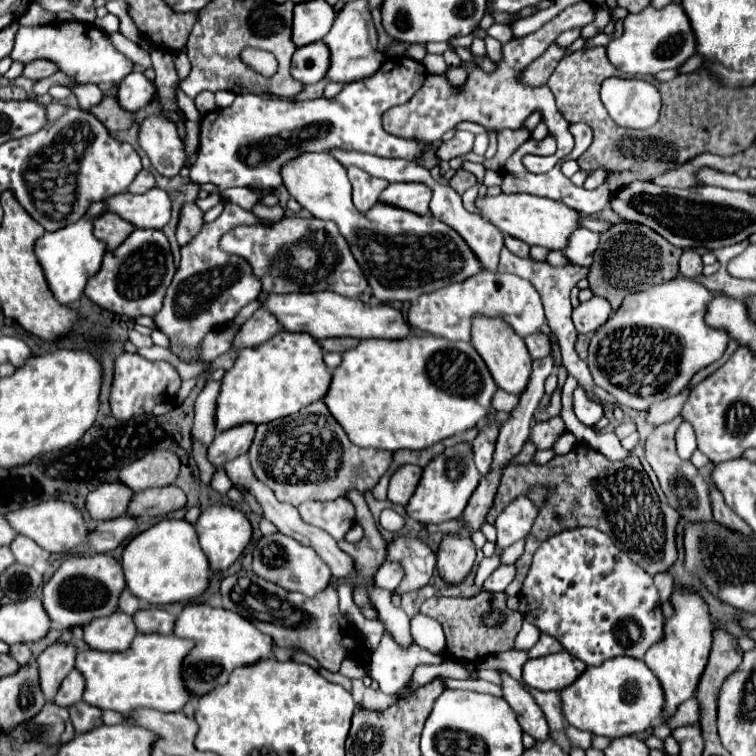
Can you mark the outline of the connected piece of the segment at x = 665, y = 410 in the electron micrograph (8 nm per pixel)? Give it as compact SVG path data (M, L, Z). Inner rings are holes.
M686 387L684 391L680 391L678 395L674 397L668 397L660 403L654 403L650 409L648 409L648 423L652 425L662 425L670 419L674 419L676 415L680 415L684 403L688 401L688 395L690 395L690 387Z

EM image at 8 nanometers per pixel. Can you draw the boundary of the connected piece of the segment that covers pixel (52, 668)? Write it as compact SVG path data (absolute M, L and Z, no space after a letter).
M56 641L48 645L38 655L38 671L40 671L40 685L44 691L46 701L52 701L62 679L74 669L76 659L76 647L72 643Z

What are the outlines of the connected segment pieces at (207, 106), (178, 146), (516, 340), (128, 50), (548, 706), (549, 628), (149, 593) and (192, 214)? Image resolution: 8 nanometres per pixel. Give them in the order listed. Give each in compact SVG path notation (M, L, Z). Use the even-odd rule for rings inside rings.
M204 91L204 93L200 93L200 95L194 99L194 103L196 103L196 107L198 107L198 111L200 111L202 115L206 115L208 111L214 111L214 109L216 109L214 93L210 93L210 91Z
M150 115L140 123L138 145L164 177L174 177L186 165L186 149L172 119Z
M476 317L472 323L472 345L476 347L476 351L480 351L482 359L488 363L488 369L492 371L492 377L496 379L496 385L510 393L520 397L532 377L532 357L528 355L526 343L510 331L510 327L504 327L504 323L500 323L500 319L484 319L484 317Z
M112 33L112 35L110 35L110 41L112 41L112 45L114 45L120 53L124 53L132 63L138 63L138 65L142 65L142 67L152 67L150 55L148 55L140 45L128 41L122 33Z
M528 689L536 703L542 707L548 723L550 723L550 734L554 737L554 741L566 751L570 753L572 747L566 735L564 735L564 715L562 715L562 701L560 701L560 691L556 693L540 693L540 691L532 691Z
M576 527L546 539L534 553L534 561L518 597L522 617L538 625L542 633L556 637L570 655L582 659L586 665L602 665L606 659L618 655L644 657L648 647L656 643L662 635L664 617L658 609L660 597L652 583L652 577L638 563L628 559L628 555L624 555L608 535L594 527ZM630 619L640 629L640 637L636 641L630 641L626 631L626 621ZM622 633L626 637L624 643L620 639Z
M162 519L144 533L136 535L122 553L126 587L150 605L168 605L198 597L210 579L210 567L200 549L194 525L186 519Z
M184 203L180 209L180 219L178 219L178 227L176 227L176 239L182 245L188 243L188 239L192 239L192 235L196 235L202 227L202 211L194 205L194 203Z

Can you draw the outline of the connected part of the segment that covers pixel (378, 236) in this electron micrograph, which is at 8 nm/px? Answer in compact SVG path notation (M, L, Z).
M330 153L300 155L300 159L292 159L292 163L284 165L282 175L290 195L304 209L316 219L334 221L338 225L340 235L348 241L374 297L382 303L414 303L424 293L432 293L484 271L480 259L458 231L434 215L416 215L380 201L366 213L358 211L352 203L352 185L346 177L346 169Z

